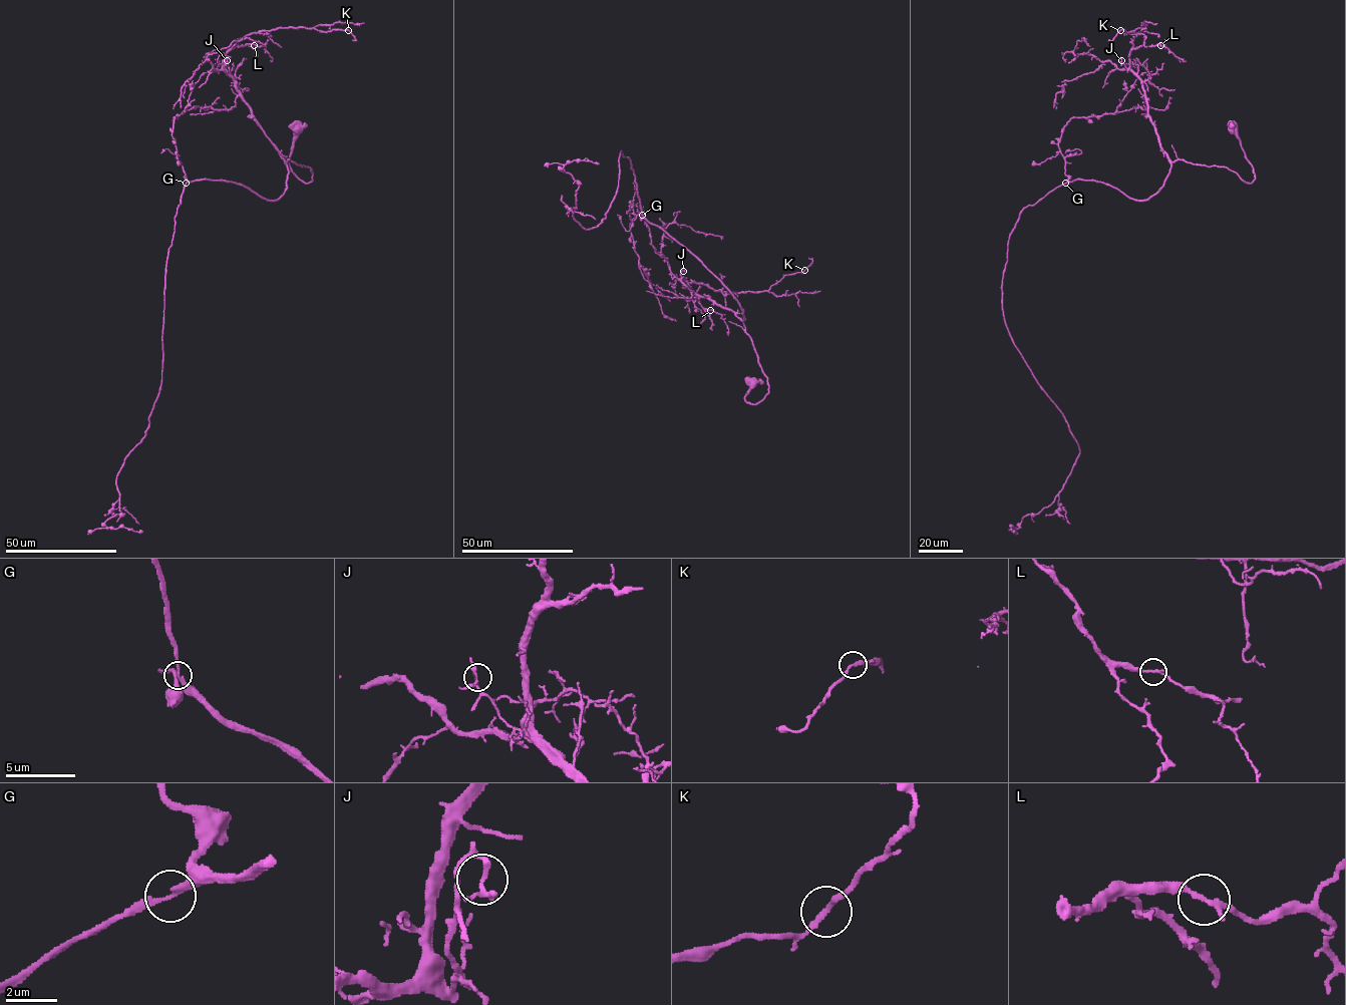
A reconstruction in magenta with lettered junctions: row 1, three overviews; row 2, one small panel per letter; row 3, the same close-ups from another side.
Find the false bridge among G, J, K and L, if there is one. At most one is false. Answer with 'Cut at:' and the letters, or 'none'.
Cut at: none

